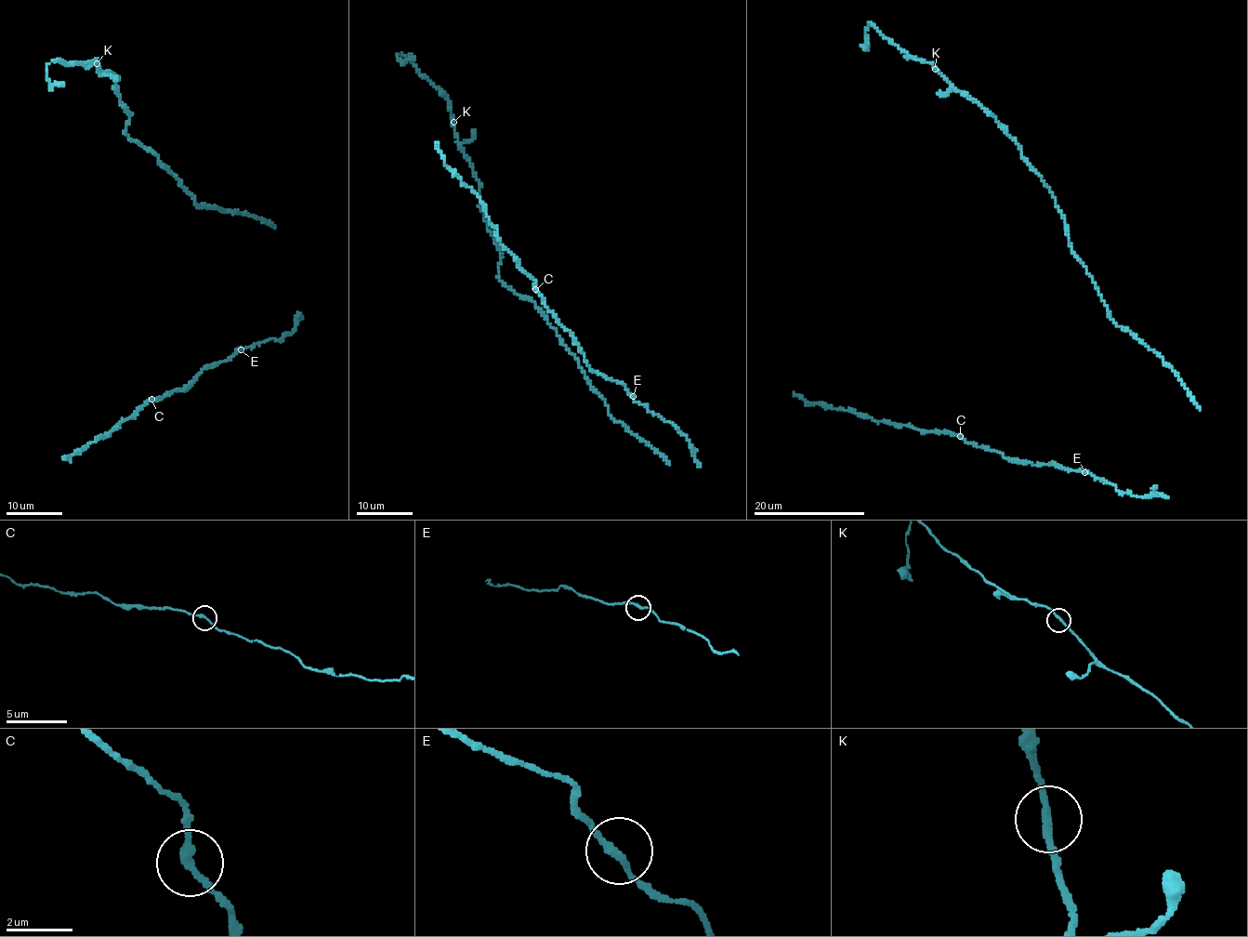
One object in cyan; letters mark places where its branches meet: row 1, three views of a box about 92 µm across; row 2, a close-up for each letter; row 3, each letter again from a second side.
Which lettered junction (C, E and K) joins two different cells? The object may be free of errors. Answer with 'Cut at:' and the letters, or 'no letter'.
Cut at: no letter

